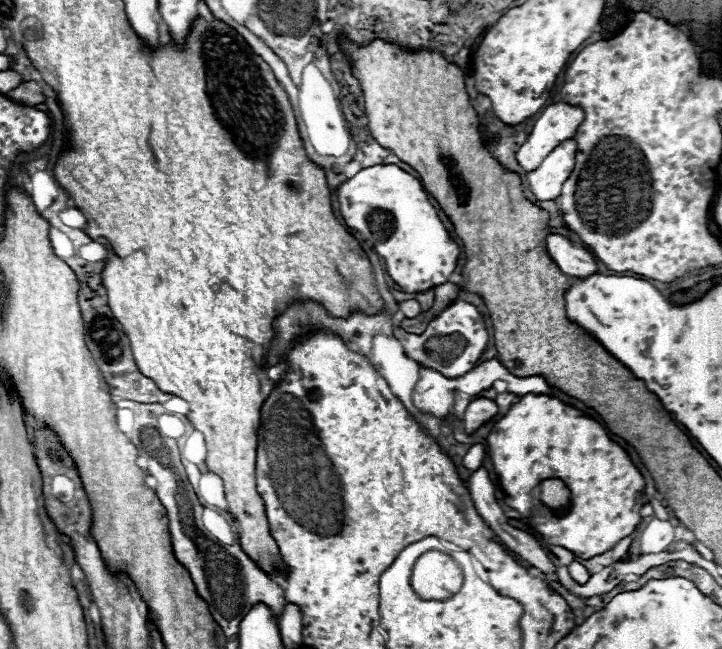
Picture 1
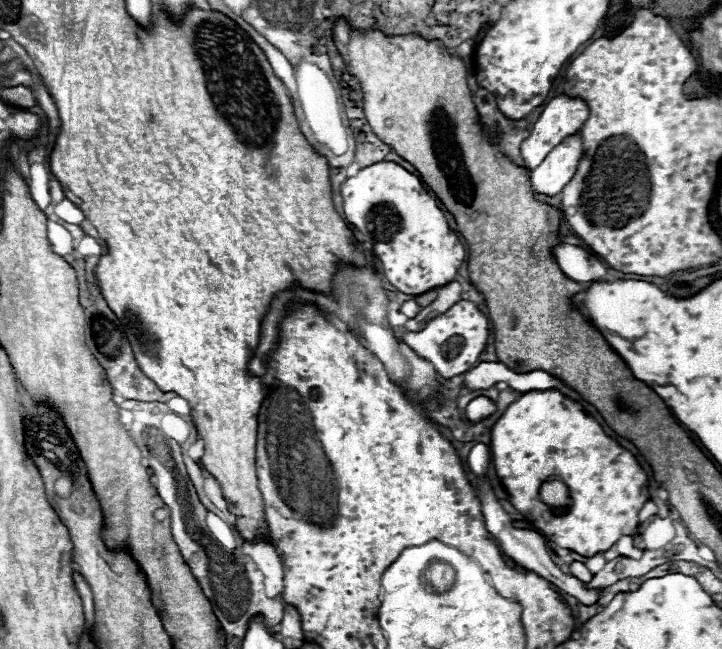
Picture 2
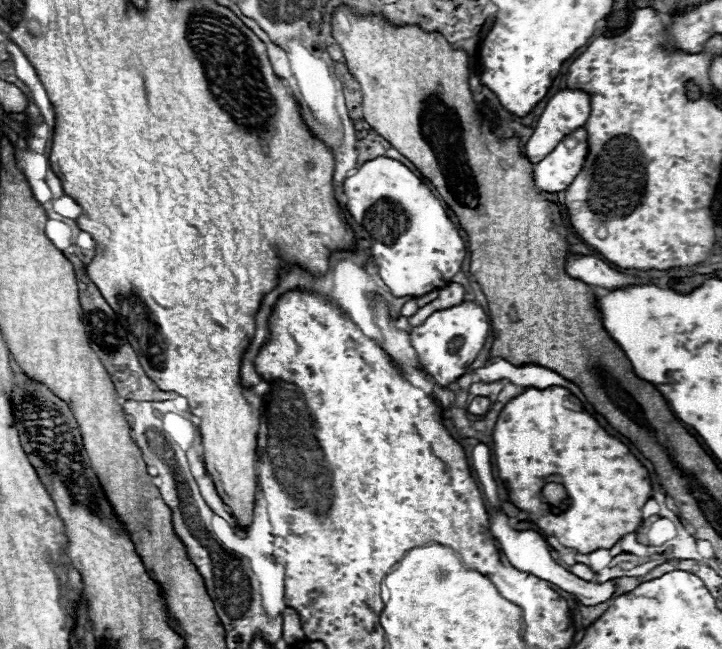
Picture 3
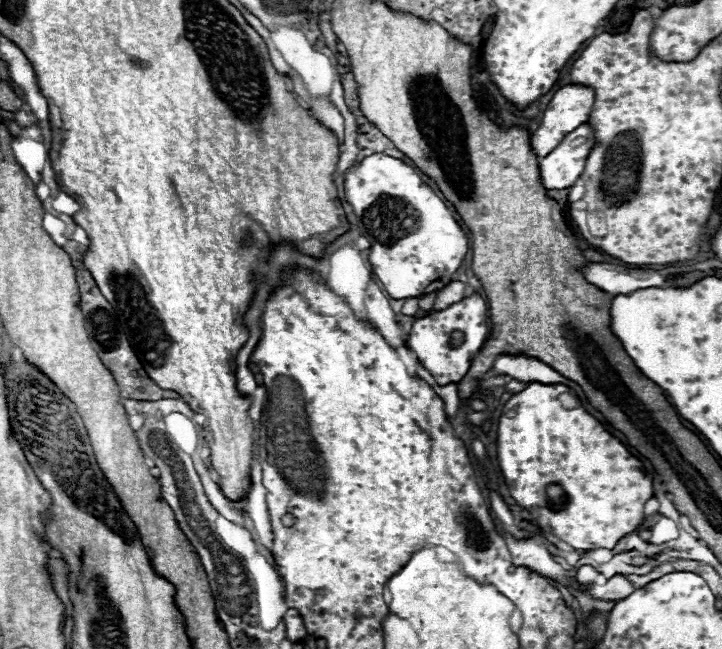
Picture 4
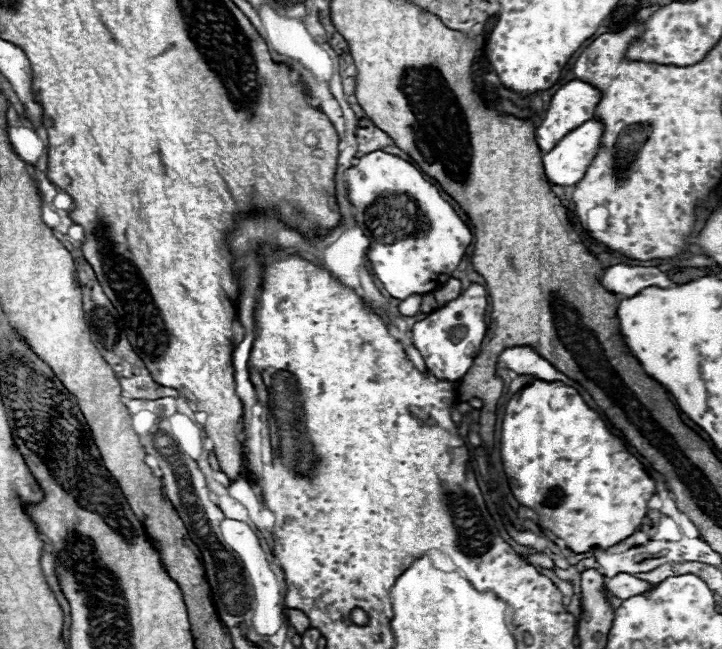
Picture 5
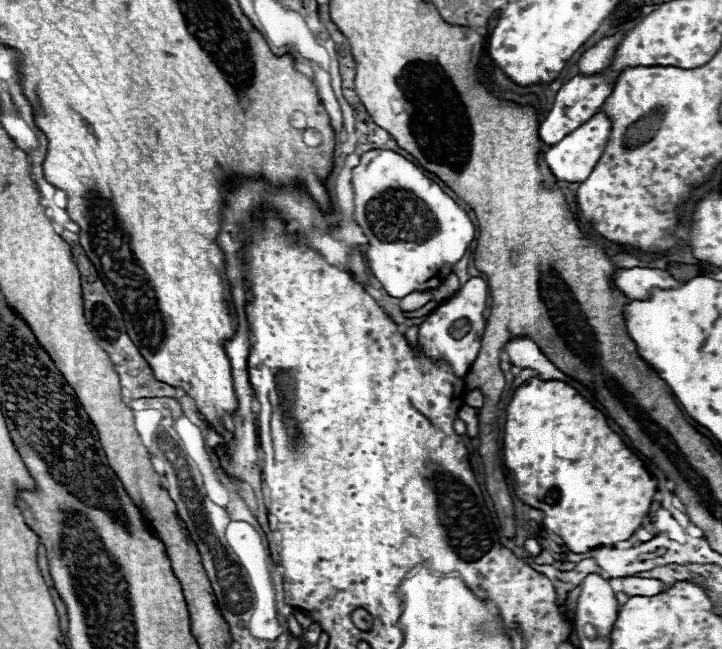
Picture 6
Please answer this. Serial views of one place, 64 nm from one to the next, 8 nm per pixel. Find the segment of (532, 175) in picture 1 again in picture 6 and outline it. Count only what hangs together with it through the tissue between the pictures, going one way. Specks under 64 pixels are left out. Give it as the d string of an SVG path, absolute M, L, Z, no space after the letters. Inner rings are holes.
M598 112L596 116L592 116L592 120L584 122L580 128L576 128L568 136L564 136L564 140L554 144L544 154L544 160L550 168L550 172L554 174L554 178L560 182L584 182L588 178L588 174L592 172L592 168L596 166L596 162L600 160L602 150L608 142L608 136L610 136L610 120L602 112Z

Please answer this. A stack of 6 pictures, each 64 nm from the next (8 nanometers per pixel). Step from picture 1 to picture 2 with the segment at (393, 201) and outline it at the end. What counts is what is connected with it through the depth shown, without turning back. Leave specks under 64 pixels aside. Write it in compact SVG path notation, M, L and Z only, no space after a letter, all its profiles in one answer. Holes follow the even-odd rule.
M378 162L372 166L362 168L356 176L348 178L342 188L342 200L344 200L344 220L356 226L360 232L368 234L374 242L374 254L382 262L386 280L398 288L398 292L404 294L424 294L432 288L444 286L454 280L462 260L464 260L464 246L458 240L458 236L450 230L442 210L438 208L436 200L430 196L430 192L424 188L422 180L408 170L404 170L396 162Z

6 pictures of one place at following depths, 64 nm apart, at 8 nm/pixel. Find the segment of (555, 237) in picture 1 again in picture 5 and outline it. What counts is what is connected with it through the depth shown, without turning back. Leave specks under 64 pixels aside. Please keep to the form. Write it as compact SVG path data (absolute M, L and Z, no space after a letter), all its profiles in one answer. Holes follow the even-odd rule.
M608 266L604 268L604 274L600 278L600 284L608 288L608 292L620 294L620 296L636 296L640 290L648 286L658 286L658 288L668 288L672 282L664 272L658 268L644 268L644 266Z

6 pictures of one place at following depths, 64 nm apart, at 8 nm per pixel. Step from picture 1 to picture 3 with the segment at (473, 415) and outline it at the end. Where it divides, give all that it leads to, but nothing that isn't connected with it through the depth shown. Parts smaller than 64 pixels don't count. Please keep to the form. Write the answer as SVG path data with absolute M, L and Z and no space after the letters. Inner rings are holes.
M476 396L470 404L468 404L468 414L474 414L474 416L482 416L486 412L490 412L492 408L492 402L484 396Z

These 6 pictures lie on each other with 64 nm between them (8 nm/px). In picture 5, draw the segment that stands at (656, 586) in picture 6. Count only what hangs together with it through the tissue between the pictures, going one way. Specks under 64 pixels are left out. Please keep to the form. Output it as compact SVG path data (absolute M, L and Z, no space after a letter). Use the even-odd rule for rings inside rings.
M616 574L614 578L610 578L606 584L604 584L604 590L608 596L614 596L614 598L622 598L626 600L628 596L636 596L640 592L646 592L650 590L652 584L644 582L644 580L638 580L630 574Z

